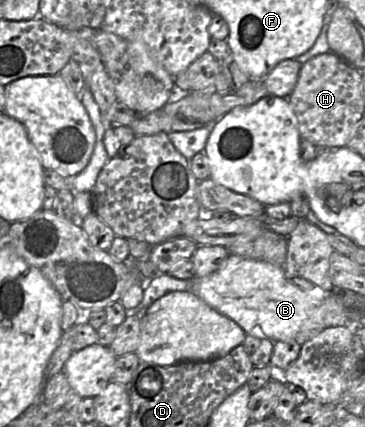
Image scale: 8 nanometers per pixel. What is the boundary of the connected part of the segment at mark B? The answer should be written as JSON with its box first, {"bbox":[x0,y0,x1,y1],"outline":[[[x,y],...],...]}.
{"bbox":[191,255,346,344],"outline":[[[229,255],[215,272],[193,278],[191,292],[196,294],[210,307],[237,323],[246,335],[270,339],[273,342],[295,340],[300,344],[328,327],[346,325],[340,300],[329,296],[318,286],[303,290],[287,278],[283,267],[238,255]]]}

